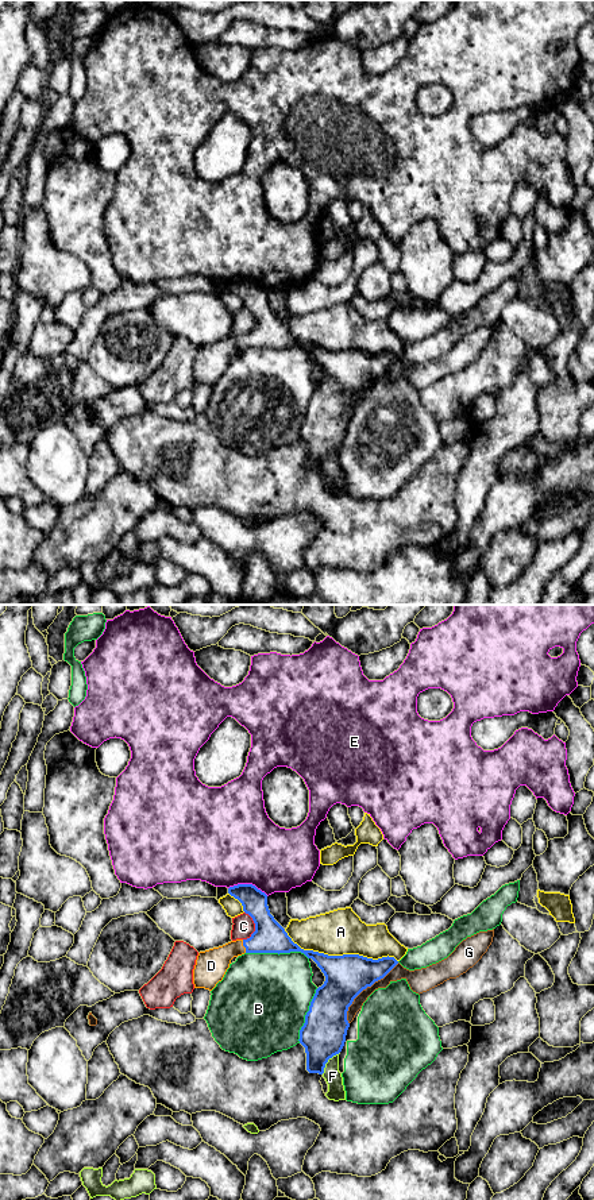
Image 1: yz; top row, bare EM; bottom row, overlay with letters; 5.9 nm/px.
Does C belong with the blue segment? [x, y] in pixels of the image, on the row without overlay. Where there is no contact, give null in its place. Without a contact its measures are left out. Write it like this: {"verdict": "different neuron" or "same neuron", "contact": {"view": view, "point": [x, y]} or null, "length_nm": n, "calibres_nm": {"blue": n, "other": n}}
{"verdict": "different neuron", "contact": {"view": "yz", "point": [255, 323]}, "length_nm": 180, "calibres_nm": {"blue": 190, "other": 130}}

